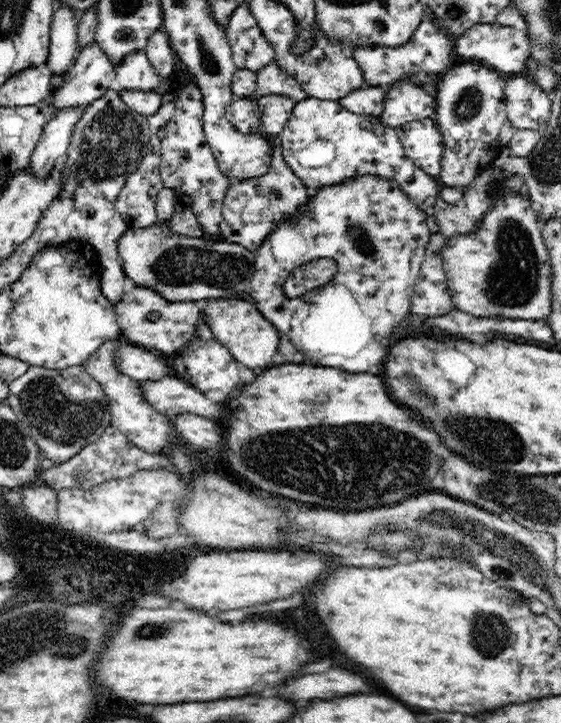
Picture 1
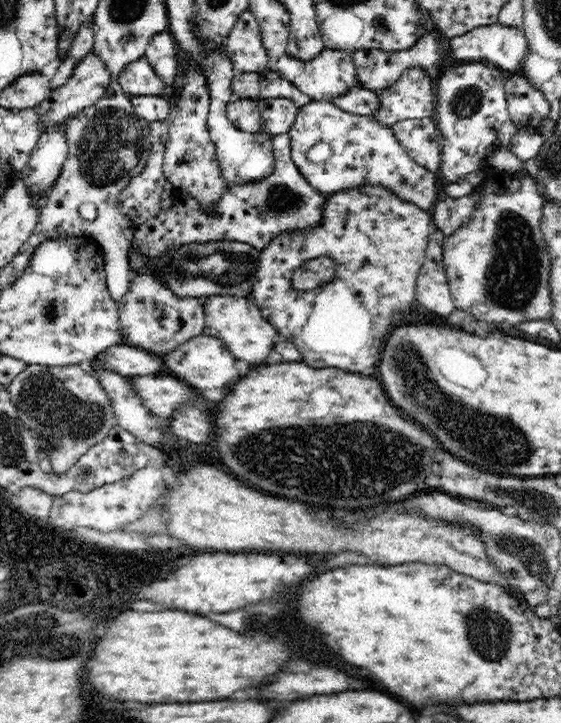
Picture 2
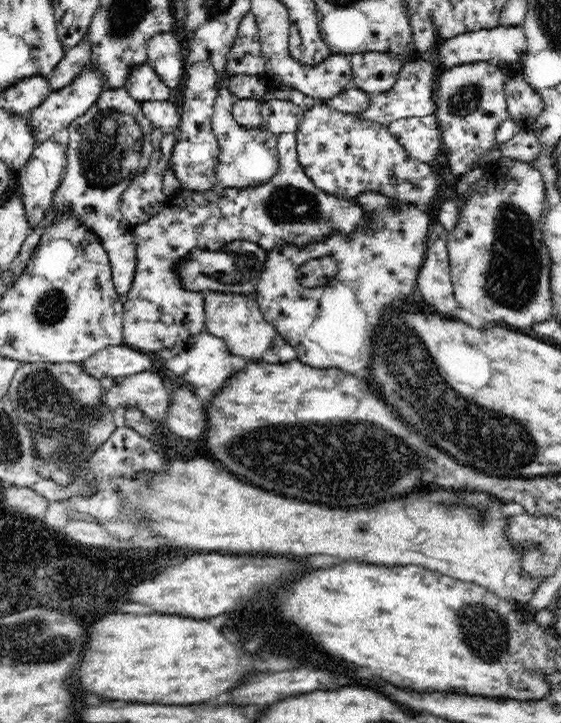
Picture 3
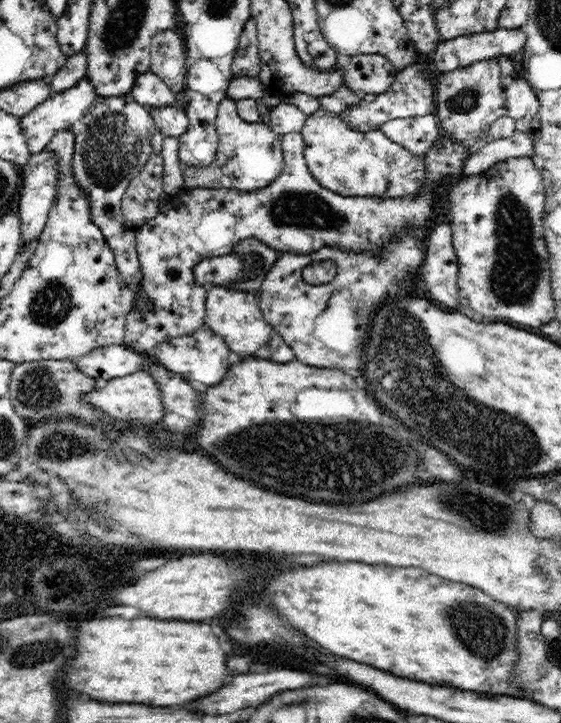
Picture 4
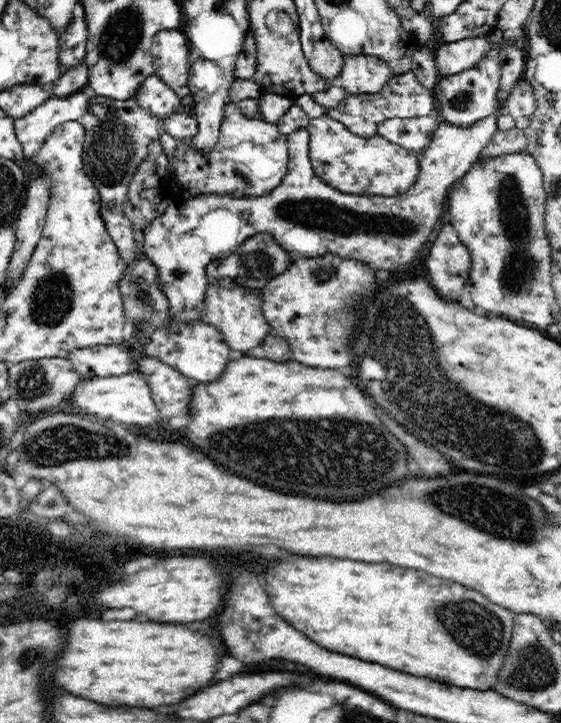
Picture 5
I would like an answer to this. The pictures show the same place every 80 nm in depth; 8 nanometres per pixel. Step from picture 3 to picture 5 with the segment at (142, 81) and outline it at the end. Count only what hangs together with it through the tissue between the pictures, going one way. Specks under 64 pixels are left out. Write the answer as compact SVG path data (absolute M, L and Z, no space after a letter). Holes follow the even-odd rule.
M158 75L148 77L136 91L138 104L158 120L182 111L180 97Z

